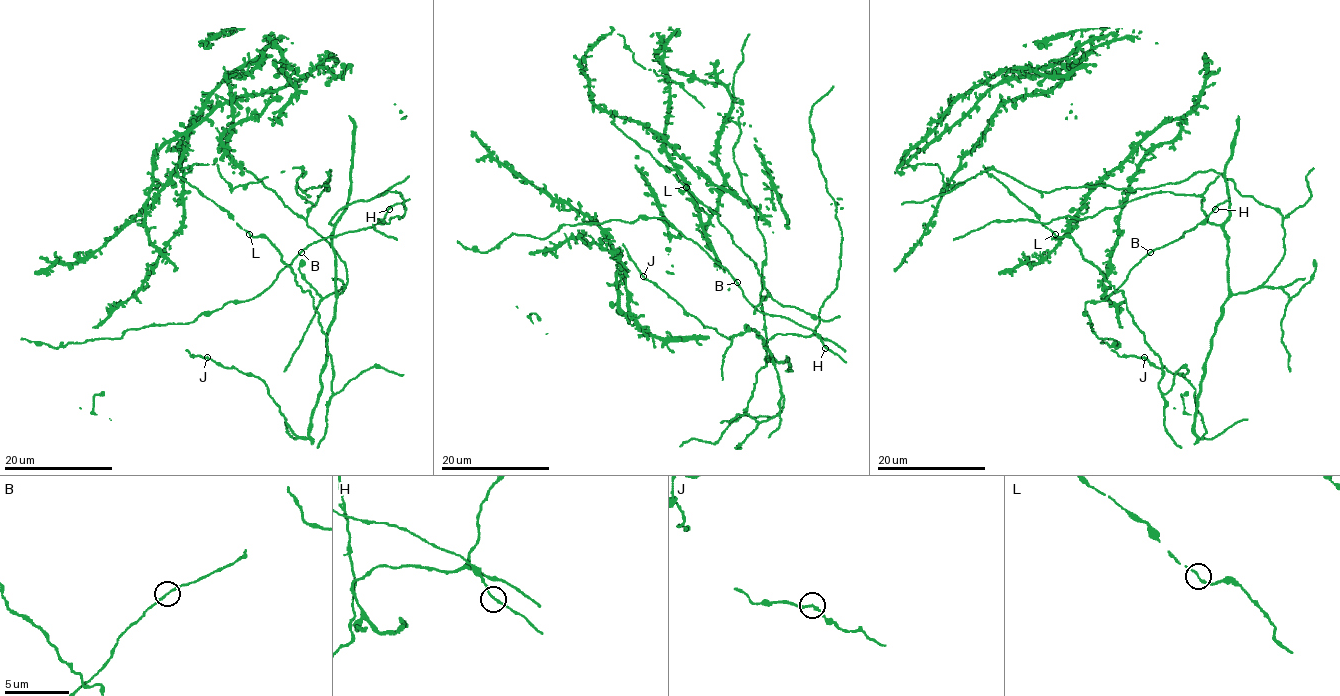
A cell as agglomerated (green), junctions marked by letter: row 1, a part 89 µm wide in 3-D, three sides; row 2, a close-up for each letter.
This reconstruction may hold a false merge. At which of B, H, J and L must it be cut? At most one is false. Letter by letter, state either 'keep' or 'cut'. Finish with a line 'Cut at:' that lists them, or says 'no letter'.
B: keep
H: keep
J: keep
L: keep
Cut at: no letter

